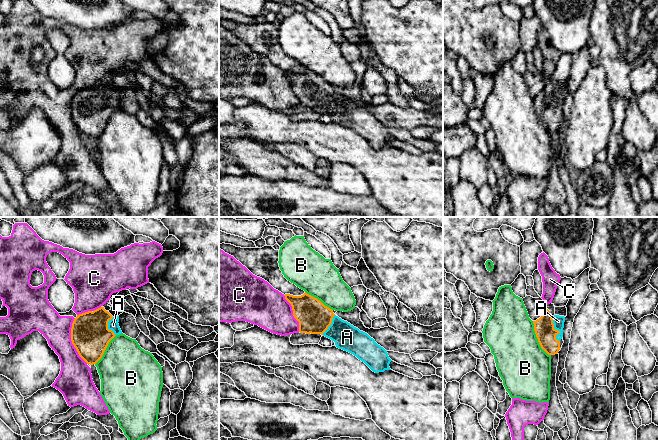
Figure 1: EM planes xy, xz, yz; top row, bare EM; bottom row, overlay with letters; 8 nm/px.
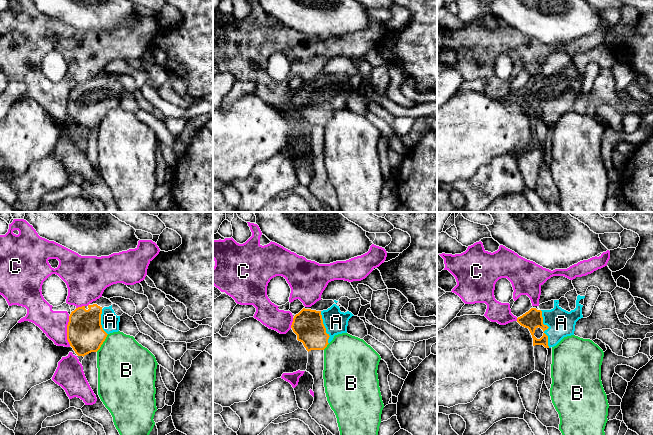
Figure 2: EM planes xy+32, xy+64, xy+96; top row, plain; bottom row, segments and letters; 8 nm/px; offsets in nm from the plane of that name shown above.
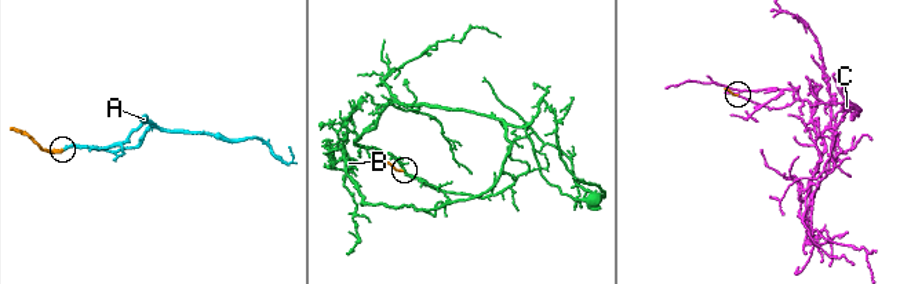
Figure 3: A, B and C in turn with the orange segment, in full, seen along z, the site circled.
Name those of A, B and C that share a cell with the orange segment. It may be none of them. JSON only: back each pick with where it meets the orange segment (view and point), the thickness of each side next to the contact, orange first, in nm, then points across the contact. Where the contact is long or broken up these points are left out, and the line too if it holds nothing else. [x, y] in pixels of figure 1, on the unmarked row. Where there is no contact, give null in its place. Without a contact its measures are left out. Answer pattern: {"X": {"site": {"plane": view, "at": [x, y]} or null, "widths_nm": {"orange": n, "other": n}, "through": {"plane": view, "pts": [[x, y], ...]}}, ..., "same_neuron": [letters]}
{"A": {"site": {"plane": "yz", "at": [555, 105]}, "widths_nm": {"orange": 160, "other": 90}, "through": {"plane": "yz", "pts": [[544, 105], [555, 105], [555, 100], [558, 97]]}}, "same_neuron": ["A"]}

